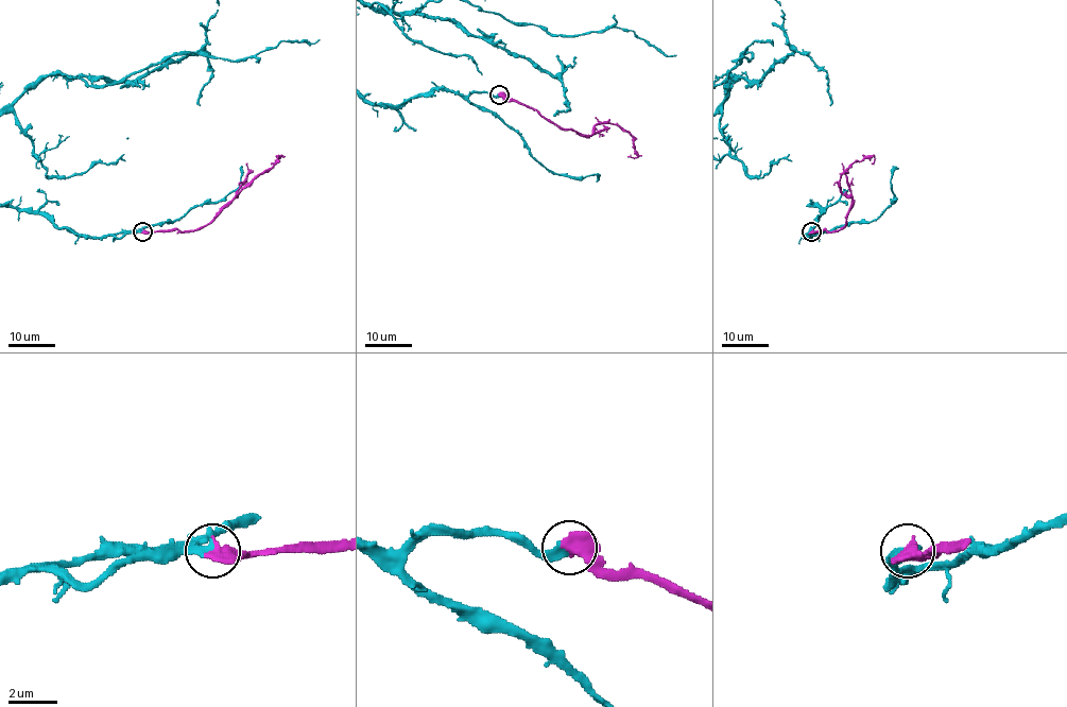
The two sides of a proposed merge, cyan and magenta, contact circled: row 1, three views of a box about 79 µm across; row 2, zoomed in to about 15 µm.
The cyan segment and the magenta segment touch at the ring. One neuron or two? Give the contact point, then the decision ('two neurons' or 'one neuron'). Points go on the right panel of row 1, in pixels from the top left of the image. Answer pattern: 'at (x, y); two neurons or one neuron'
at (811, 231); one neuron

